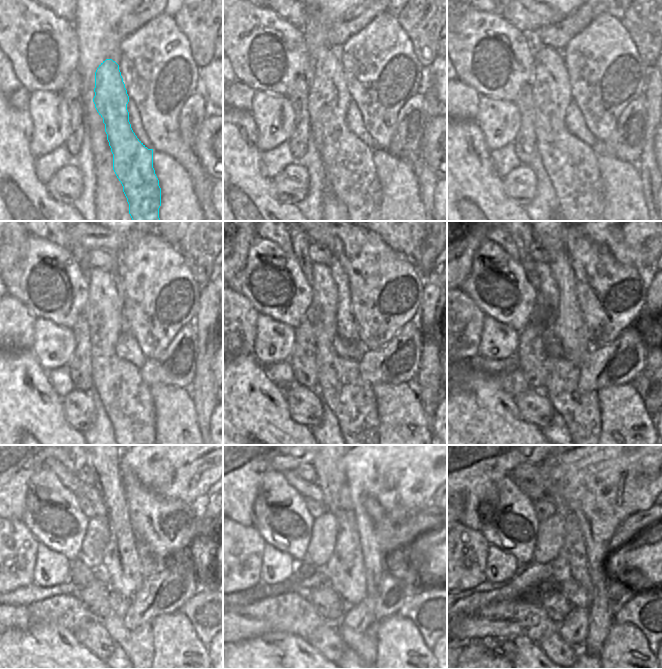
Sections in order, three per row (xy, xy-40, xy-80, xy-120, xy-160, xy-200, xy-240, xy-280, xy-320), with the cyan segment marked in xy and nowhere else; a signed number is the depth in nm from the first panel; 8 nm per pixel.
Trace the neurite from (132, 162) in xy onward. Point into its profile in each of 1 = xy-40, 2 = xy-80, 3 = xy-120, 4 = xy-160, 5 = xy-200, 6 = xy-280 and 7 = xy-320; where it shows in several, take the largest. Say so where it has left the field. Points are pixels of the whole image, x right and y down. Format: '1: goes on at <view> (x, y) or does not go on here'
1: goes on at xy-40 (351, 176)
2: goes on at xy-80 (571, 164)
3: goes on at xy-120 (125, 396)
4: goes on at xy-160 (351, 399)
5: goes on at xy-200 (582, 416)
6: goes on at xy-280 (364, 644)
7: goes on at xy-320 (533, 489)

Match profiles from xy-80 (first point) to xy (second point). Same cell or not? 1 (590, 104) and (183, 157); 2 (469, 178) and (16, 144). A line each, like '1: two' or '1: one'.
1: one
2: one

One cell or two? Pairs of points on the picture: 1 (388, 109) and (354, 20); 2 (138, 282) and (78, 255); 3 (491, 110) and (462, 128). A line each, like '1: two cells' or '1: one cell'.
1: two cells
2: two cells
3: two cells

